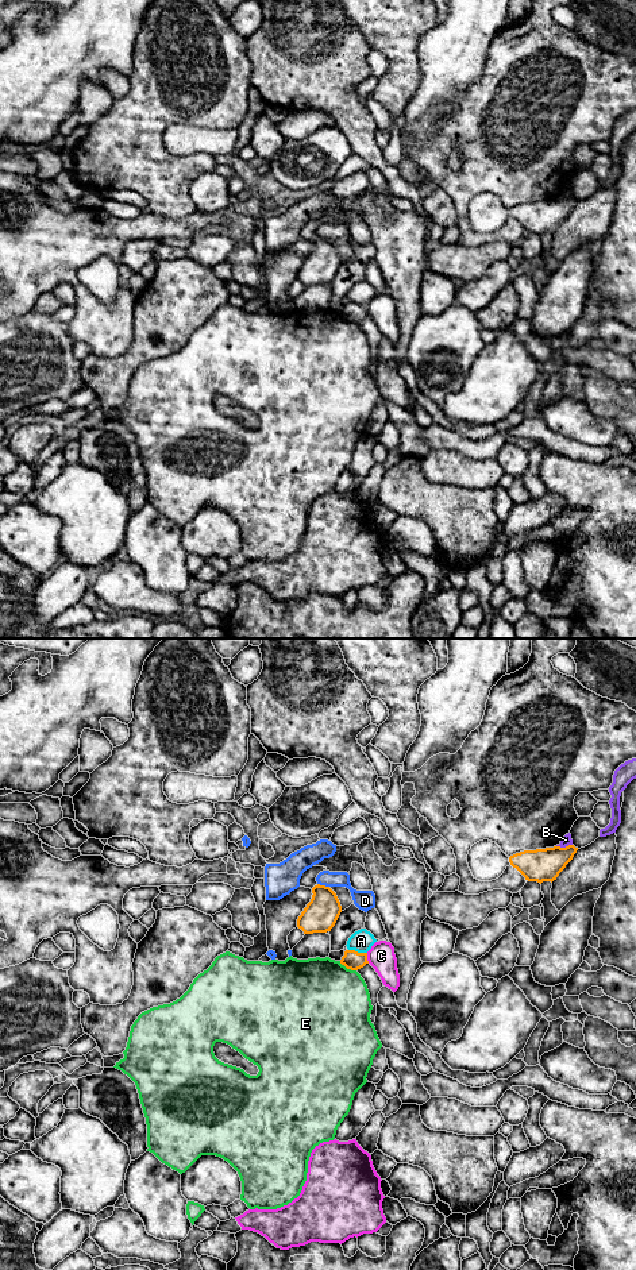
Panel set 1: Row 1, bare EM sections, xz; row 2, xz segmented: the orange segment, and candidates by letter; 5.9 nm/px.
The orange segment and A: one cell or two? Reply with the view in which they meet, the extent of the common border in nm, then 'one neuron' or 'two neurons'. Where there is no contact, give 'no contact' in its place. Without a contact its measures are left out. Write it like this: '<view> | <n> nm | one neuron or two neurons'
xz | 110 nm | two neurons

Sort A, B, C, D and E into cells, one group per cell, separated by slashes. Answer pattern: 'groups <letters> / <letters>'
groups A / B / C / D / E

